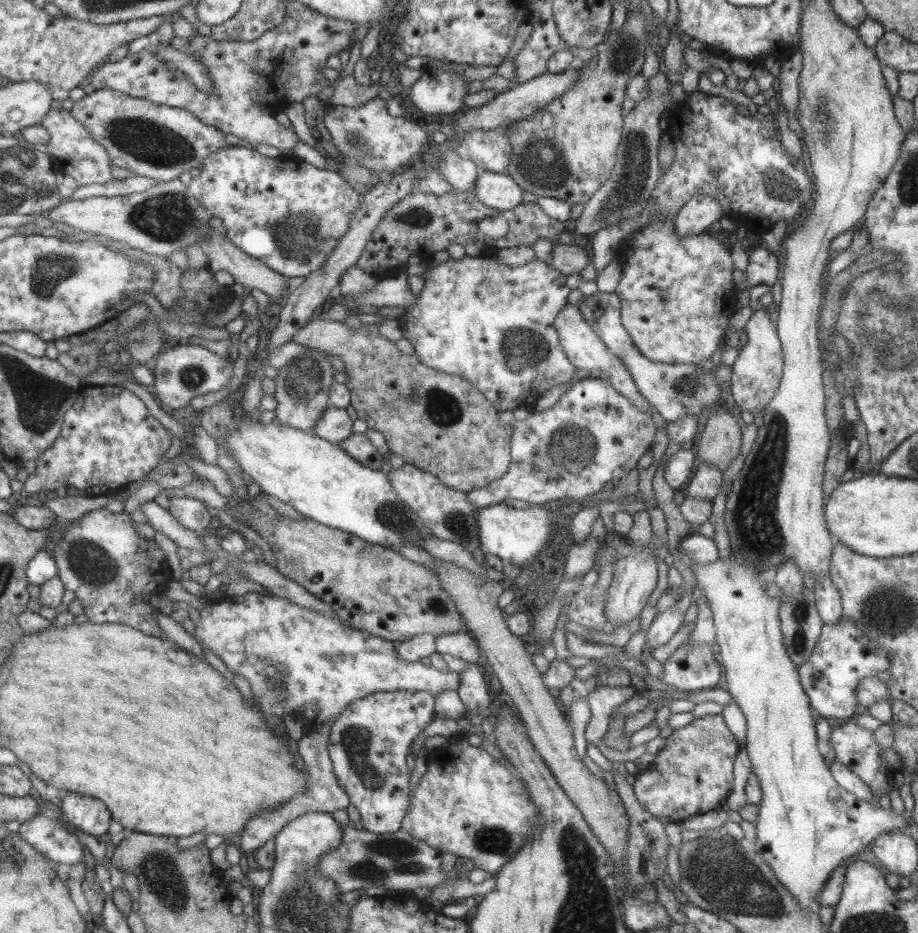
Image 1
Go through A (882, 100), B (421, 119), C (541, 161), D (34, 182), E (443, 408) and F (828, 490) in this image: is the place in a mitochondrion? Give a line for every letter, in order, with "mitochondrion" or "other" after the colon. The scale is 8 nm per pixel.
A: other
B: other
C: mitochondrion
D: mitochondrion
E: mitochondrion
F: other

